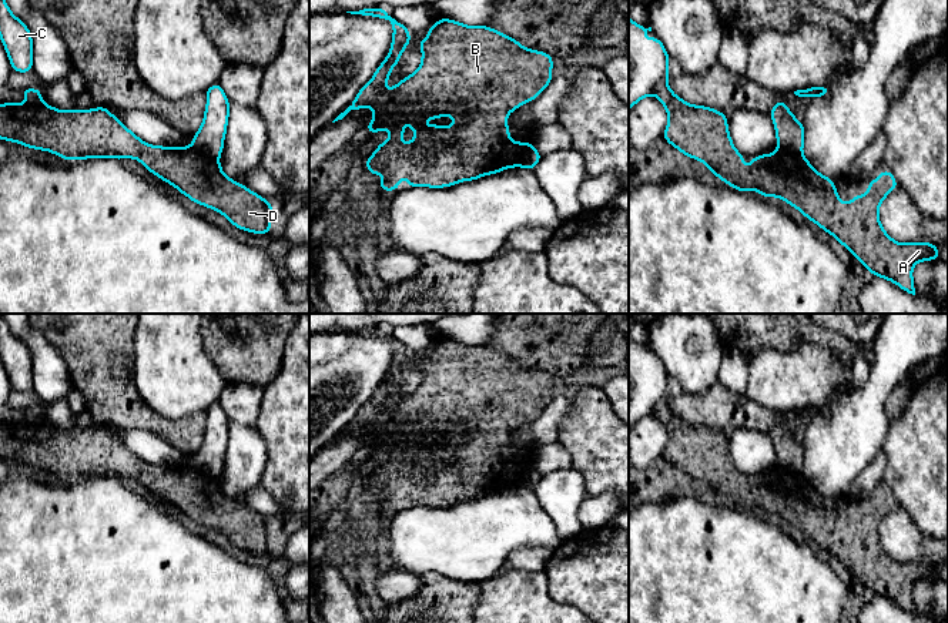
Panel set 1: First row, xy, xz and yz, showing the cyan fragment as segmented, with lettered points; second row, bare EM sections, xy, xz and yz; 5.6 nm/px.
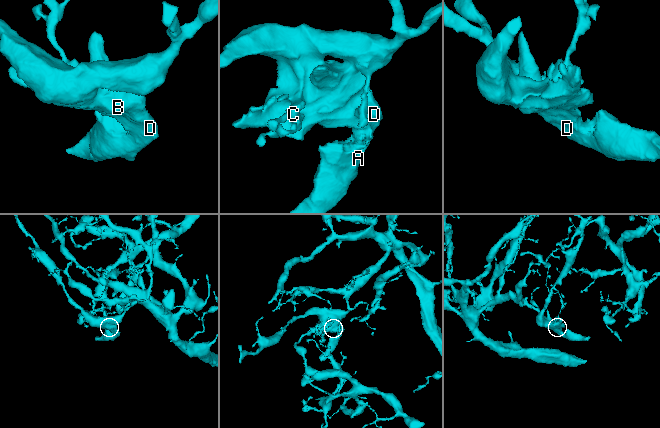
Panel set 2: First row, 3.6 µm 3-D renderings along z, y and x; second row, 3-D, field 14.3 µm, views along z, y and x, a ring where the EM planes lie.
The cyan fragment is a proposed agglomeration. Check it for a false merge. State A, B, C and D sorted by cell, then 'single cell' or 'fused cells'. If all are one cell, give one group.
groups A B D / C; fused cells

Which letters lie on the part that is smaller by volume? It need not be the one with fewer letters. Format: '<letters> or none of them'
A, B, D

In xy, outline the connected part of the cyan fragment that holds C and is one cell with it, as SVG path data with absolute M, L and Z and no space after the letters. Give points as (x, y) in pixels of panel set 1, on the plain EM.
M0 314L0 358L13 391L31 391L33 356L29 346L10 331L3 314Z

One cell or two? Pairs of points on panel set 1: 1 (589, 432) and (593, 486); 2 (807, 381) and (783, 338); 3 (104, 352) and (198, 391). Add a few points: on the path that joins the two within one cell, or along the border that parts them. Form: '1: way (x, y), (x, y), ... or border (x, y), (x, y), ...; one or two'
1: way (593, 445), (593, 474); one
2: border (823, 347), (800, 342), (787, 351), (757, 354); two
3: border (134, 331), (133, 375), (134, 385), (141, 397); two

